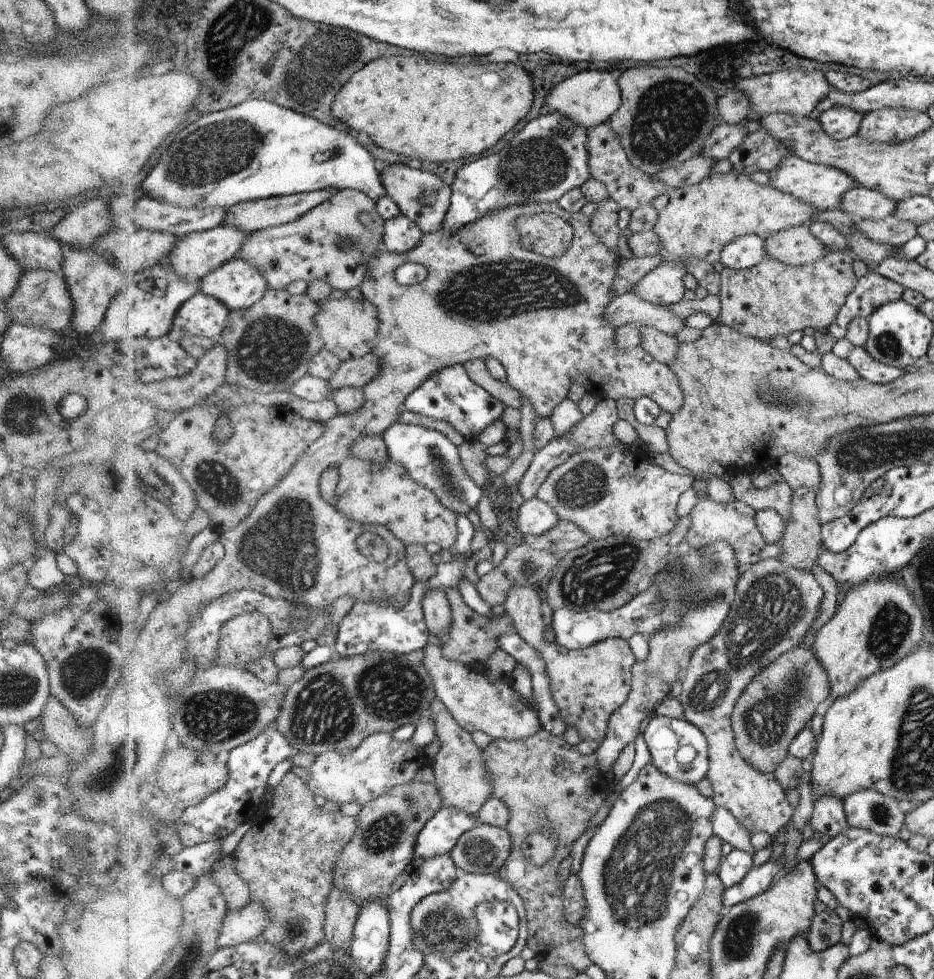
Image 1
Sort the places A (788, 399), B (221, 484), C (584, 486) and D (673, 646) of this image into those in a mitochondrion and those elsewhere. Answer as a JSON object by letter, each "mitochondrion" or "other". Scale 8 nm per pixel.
{"A":"mitochondrion","B":"mitochondrion","C":"mitochondrion","D":"mitochondrion"}

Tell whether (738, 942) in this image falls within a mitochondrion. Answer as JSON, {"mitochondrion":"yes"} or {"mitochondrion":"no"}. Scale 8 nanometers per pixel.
{"mitochondrion":"yes"}

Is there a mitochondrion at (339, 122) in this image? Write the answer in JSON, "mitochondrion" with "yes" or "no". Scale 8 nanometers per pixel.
{"mitochondrion":"no"}

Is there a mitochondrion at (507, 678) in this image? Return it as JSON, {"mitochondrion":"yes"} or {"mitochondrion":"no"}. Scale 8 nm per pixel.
{"mitochondrion":"no"}

